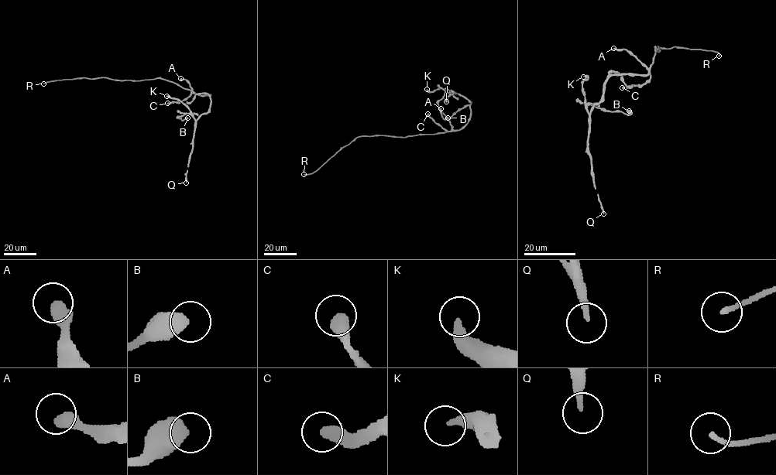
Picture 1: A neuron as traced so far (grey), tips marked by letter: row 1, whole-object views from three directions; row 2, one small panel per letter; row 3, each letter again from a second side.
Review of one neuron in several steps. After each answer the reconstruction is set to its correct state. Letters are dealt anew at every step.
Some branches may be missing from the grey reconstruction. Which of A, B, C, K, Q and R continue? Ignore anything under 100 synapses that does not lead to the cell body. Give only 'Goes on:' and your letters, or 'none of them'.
Goes on: R

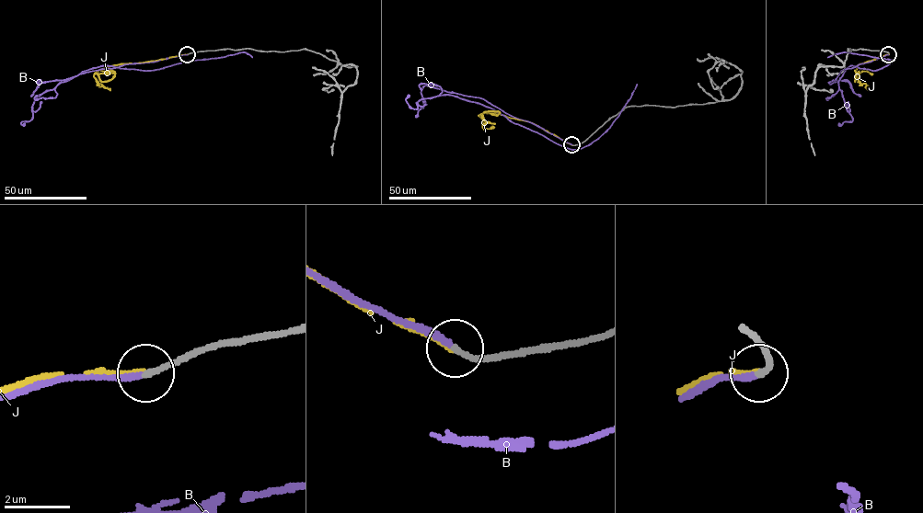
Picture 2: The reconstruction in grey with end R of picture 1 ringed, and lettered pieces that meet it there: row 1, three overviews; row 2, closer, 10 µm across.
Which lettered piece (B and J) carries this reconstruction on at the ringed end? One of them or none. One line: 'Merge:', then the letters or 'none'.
Merge: B

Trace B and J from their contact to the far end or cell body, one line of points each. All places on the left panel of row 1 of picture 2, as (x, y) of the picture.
B: (187, 54), (86, 72), (64, 81), (101, 65), (150, 71), (245, 51), (252, 57)
J: (187, 54), (103, 68), (103, 71), (114, 73), (96, 74), (94, 77), (98, 84), (110, 90)

